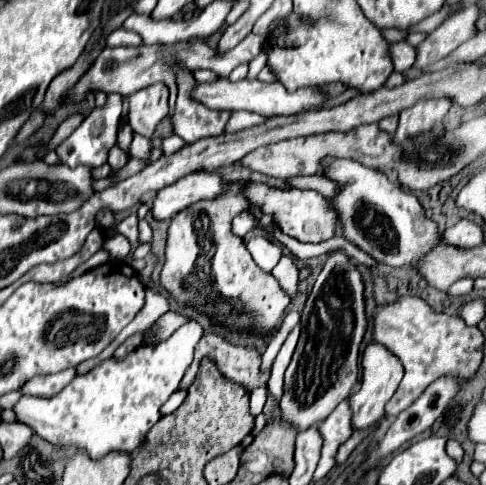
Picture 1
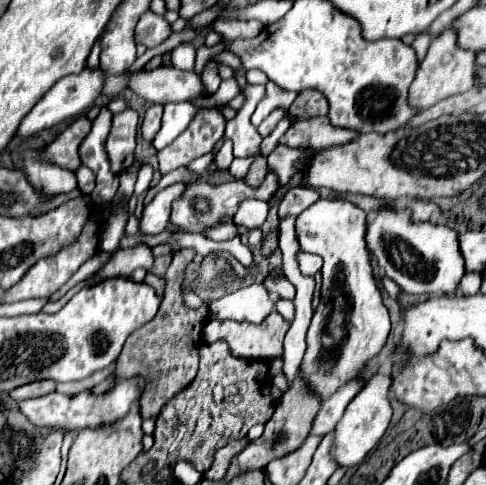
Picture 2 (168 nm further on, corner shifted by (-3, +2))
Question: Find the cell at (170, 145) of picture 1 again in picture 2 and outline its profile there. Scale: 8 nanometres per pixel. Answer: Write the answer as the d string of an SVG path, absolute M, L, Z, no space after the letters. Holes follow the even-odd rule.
M203 108L193 118L189 128L157 154L161 174L167 174L179 166L187 166L191 160L207 154L223 136L223 132L225 116L215 108Z

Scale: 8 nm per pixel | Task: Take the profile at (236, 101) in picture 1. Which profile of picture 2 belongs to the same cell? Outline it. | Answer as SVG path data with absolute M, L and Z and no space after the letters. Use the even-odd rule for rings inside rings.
M157 68L153 72L137 72L129 78L127 88L149 102L193 102L205 96L199 74L177 68Z

